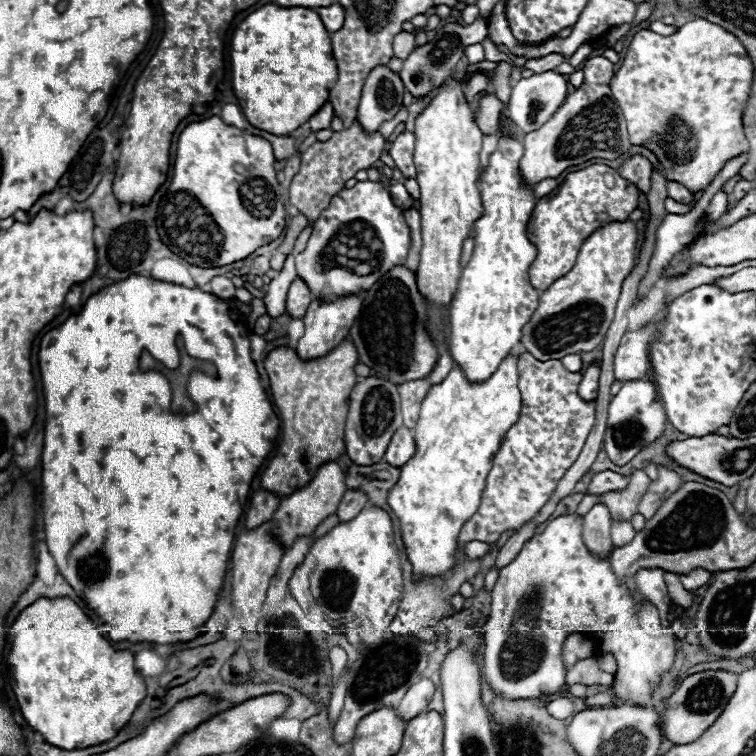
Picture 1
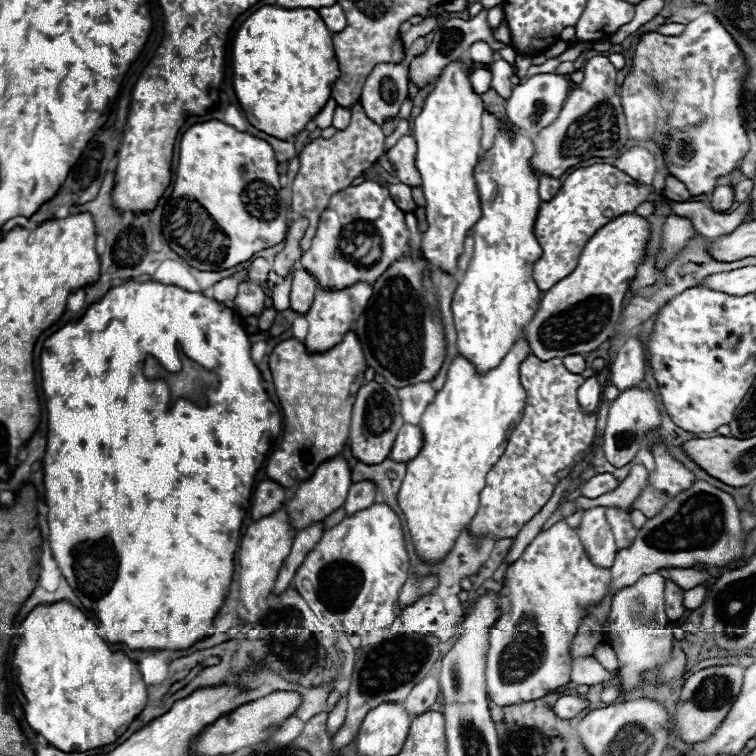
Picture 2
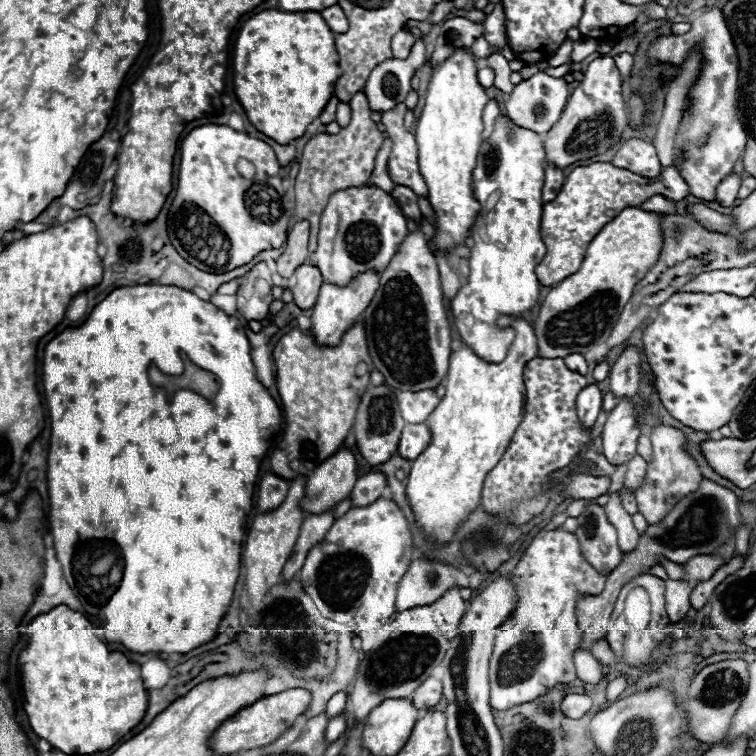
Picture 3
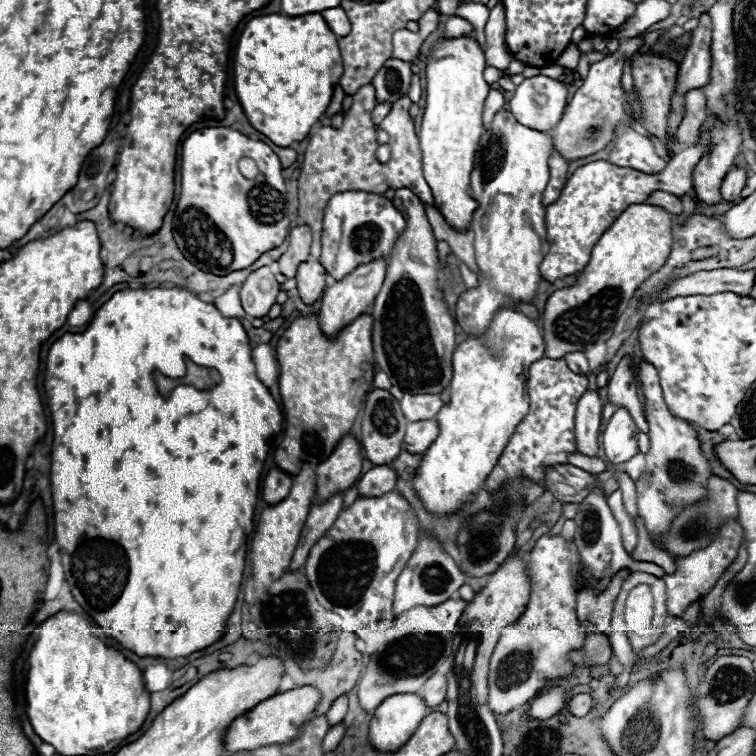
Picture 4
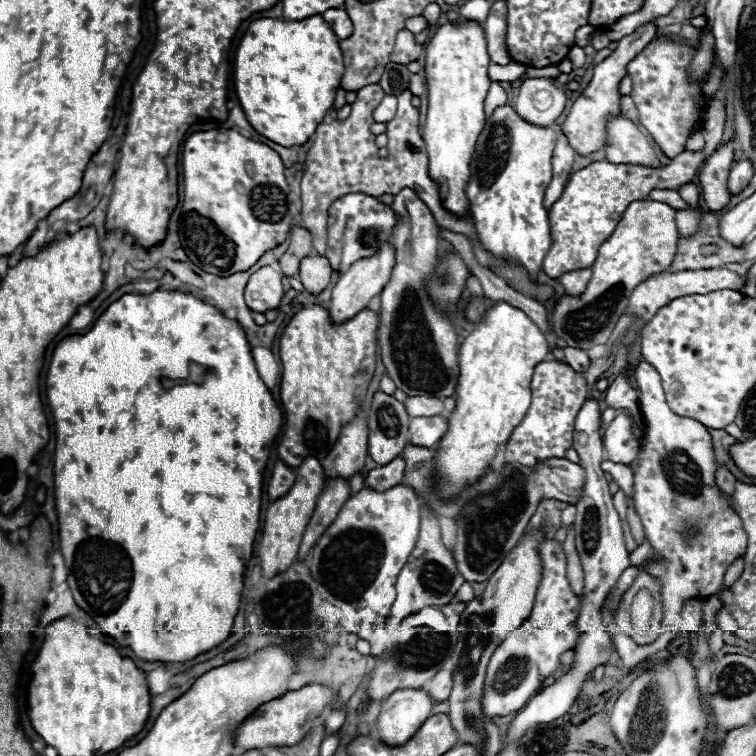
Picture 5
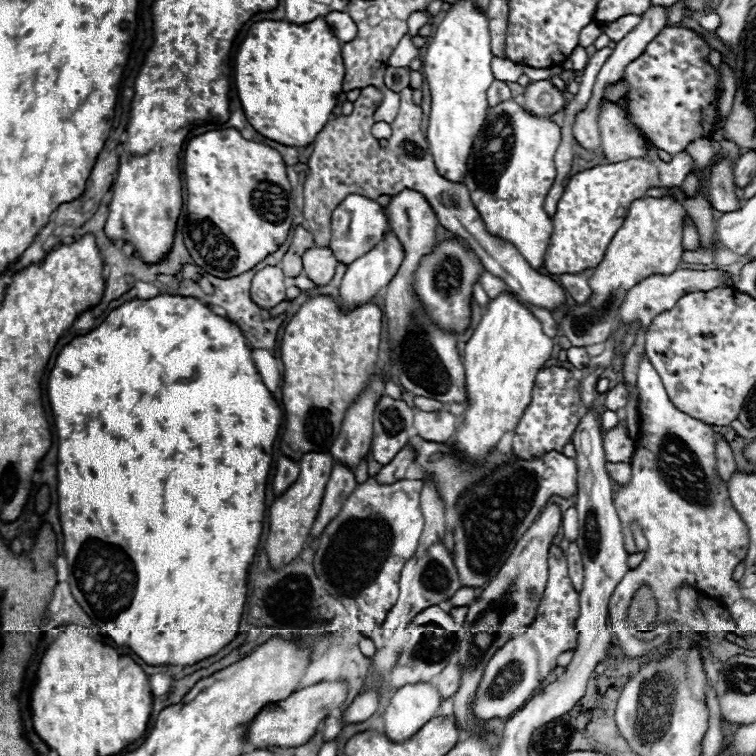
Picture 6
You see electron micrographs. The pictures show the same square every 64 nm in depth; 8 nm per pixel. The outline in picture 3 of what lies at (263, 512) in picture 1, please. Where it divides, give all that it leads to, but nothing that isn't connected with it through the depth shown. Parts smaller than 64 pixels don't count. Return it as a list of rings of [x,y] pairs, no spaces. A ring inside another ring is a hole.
[[[266,474],[260,482],[258,482],[258,498],[256,498],[256,508],[258,512],[270,512],[274,508],[278,508],[286,494],[288,494],[288,482],[284,482],[282,478],[278,478],[276,474]]]

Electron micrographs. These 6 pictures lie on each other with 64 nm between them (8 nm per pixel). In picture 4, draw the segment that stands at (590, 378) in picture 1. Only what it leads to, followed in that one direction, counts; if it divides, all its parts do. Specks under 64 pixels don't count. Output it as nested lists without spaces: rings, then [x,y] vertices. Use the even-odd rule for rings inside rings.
[[[586,390],[576,404],[576,446],[584,456],[596,456],[602,418],[602,398],[596,390]]]

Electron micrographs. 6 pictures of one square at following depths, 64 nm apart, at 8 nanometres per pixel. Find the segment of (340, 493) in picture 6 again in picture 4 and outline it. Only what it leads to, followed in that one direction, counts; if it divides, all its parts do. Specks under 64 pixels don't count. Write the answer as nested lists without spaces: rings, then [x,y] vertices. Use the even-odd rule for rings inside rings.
[[[336,494],[328,502],[310,508],[306,524],[304,524],[300,540],[298,540],[298,546],[296,546],[294,556],[290,560],[290,566],[288,566],[290,572],[300,570],[304,566],[304,562],[310,554],[310,548],[330,530],[330,526],[338,518],[340,510],[342,510],[342,494]]]

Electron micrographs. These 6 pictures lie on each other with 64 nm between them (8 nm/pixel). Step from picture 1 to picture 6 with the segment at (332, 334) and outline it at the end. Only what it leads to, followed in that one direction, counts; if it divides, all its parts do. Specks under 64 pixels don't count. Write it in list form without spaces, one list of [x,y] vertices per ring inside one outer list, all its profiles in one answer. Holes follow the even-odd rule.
[[[388,232],[374,250],[370,250],[368,254],[364,254],[362,258],[358,258],[356,262],[352,262],[348,266],[348,270],[340,282],[340,290],[338,290],[340,310],[354,310],[356,306],[370,302],[372,296],[376,296],[380,290],[384,290],[388,286],[388,282],[394,278],[396,270],[400,268],[402,258],[404,258],[404,252],[402,252],[398,238],[394,236],[394,232]]]

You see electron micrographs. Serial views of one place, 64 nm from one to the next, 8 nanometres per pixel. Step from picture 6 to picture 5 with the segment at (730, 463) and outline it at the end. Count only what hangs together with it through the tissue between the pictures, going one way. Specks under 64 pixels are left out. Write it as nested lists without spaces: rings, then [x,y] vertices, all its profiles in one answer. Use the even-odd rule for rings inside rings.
[[[718,468],[718,472],[716,472],[716,486],[718,486],[718,490],[720,490],[728,500],[730,500],[732,492],[734,492],[734,484],[736,484],[734,476],[732,476],[726,468]]]

